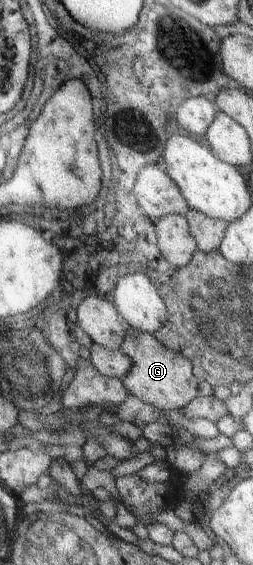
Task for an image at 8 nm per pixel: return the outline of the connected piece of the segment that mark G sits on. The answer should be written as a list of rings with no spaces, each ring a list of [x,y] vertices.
[[[127,326],[117,349],[131,359],[127,374],[120,378],[129,395],[153,405],[155,409],[182,409],[197,396],[199,380],[193,374],[190,360],[163,346],[152,334]]]

